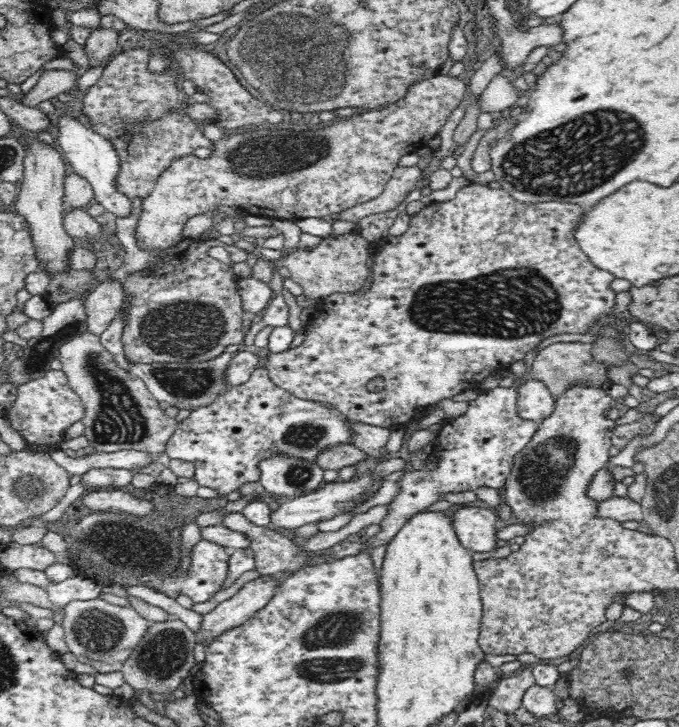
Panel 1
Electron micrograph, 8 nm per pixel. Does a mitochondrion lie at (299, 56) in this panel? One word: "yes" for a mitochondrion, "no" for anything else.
yes

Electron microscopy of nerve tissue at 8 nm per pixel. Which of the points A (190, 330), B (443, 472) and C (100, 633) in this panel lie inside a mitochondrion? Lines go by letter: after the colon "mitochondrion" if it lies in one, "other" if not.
A: mitochondrion
B: other
C: mitochondrion

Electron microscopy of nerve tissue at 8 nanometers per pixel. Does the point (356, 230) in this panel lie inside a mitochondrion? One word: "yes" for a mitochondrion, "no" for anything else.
no

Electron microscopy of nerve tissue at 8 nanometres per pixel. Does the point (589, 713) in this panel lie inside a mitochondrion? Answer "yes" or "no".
no

